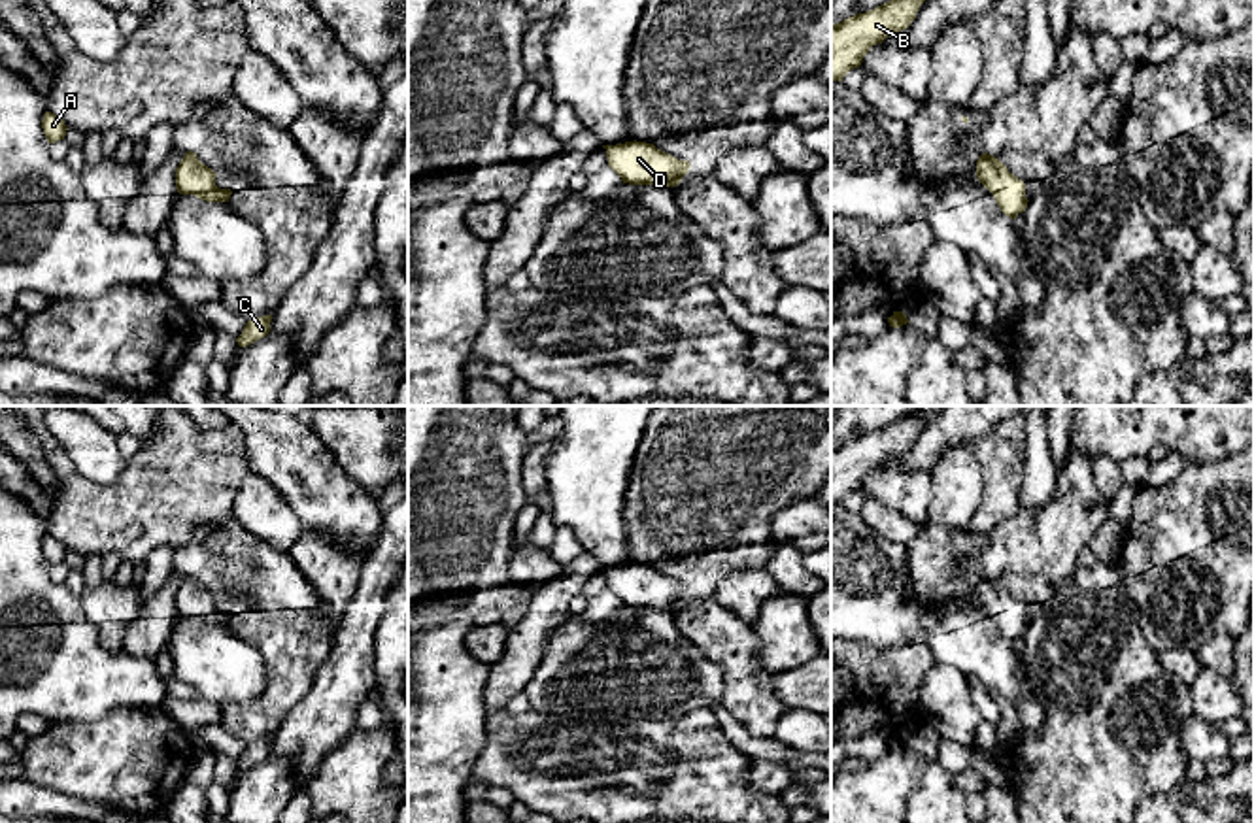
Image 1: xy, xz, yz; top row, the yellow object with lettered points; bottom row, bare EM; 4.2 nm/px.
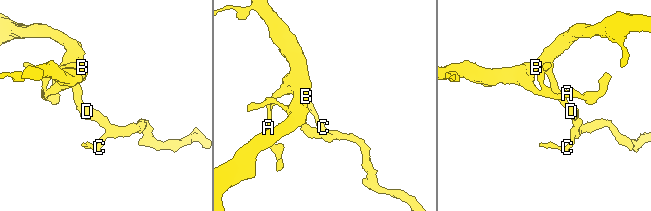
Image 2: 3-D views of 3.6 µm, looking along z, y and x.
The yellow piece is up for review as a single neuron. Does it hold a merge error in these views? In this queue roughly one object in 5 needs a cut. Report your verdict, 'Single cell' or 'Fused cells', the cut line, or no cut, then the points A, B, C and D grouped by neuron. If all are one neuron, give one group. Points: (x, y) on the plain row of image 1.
Single cell. No split. Groups: A B C D

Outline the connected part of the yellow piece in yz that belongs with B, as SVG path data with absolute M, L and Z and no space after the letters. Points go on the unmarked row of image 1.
M914 406L905 417L871 432L852 438L842 445L831 447L831 502L842 504L852 493L861 489L863 479L876 466L882 466L888 459L897 457L910 449L916 442L920 428L940 412L942 406Z

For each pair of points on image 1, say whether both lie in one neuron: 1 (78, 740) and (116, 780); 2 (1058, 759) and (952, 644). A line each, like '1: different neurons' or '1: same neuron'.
1: same neuron
2: different neurons

